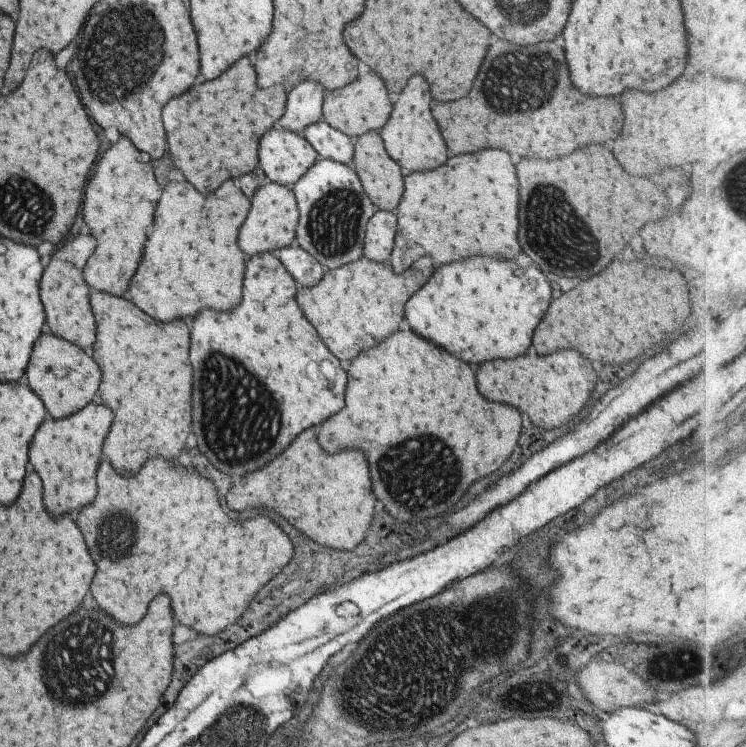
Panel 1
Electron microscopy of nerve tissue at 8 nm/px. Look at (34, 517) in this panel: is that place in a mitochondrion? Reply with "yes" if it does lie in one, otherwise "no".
no

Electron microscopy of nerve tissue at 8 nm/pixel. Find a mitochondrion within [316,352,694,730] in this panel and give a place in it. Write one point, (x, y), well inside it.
(427, 474)

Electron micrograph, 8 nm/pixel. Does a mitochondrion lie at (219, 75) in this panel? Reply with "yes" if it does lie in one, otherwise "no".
no

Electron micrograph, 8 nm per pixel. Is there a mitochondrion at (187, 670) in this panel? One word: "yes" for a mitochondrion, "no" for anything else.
no

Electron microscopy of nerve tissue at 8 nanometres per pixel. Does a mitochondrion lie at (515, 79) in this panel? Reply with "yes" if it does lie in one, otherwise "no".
yes

